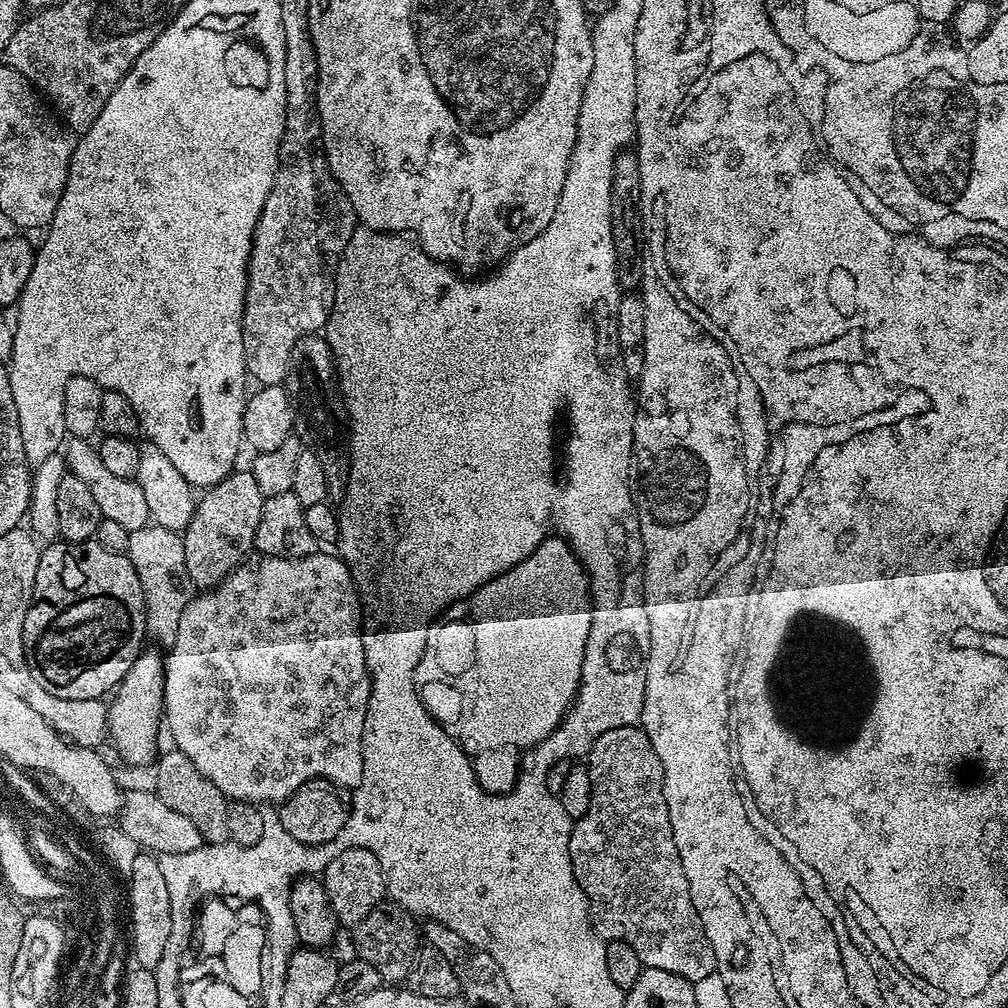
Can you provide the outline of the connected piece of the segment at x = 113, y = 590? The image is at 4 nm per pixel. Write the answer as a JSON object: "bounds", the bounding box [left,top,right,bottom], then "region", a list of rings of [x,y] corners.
{"bounds":[22,539,148,700],"region":[[[95,539],[86,540],[83,544],[52,542],[41,551],[38,574],[34,574],[32,605],[26,610],[26,622],[22,626],[22,642],[26,654],[26,666],[30,666],[30,674],[34,674],[34,678],[38,681],[38,686],[42,686],[42,690],[50,690],[50,694],[54,694],[54,698],[62,698],[63,700],[98,700],[107,697],[119,686],[122,678],[126,678],[130,666],[140,656],[145,647],[144,640],[146,641],[147,630],[148,611],[144,605],[142,582],[127,555],[110,554],[110,550],[106,550],[102,545],[96,543]]]}

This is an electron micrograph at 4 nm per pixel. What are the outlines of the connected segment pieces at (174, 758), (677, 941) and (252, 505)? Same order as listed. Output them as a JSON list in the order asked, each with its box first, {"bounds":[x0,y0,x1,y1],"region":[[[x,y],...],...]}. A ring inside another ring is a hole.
[{"bounds":[154,750,230,845],"region":[[[175,750],[166,752],[154,765],[156,795],[162,798],[162,802],[166,802],[166,806],[170,806],[170,810],[178,810],[178,814],[183,814],[185,818],[190,818],[190,822],[194,822],[194,826],[198,828],[198,834],[202,834],[205,845],[229,843],[226,830],[226,810],[230,803],[228,797],[222,794],[222,790],[218,790],[218,786],[214,786],[214,782],[198,774],[194,762],[190,762],[186,754]]]},{"bounds":[568,726,716,982],"region":[[[639,726],[615,728],[602,734],[601,737],[591,744],[587,752],[586,760],[588,756],[588,761],[586,761],[586,767],[590,774],[590,782],[595,785],[595,796],[592,798],[590,810],[586,810],[586,814],[572,825],[568,853],[570,854],[570,862],[574,870],[574,878],[578,882],[578,886],[582,886],[584,896],[588,899],[592,928],[599,934],[601,940],[605,942],[617,940],[618,942],[626,942],[630,946],[634,946],[634,954],[638,954],[640,963],[644,968],[670,970],[670,974],[678,974],[682,978],[693,982],[713,975],[716,972],[714,950],[706,938],[706,930],[702,930],[702,922],[698,918],[698,910],[694,910],[694,902],[690,898],[690,886],[686,882],[686,870],[682,870],[682,862],[678,858],[678,846],[674,842],[674,834],[670,826],[670,814],[668,813],[666,798],[664,797],[664,771],[658,762],[658,754],[654,754],[654,746],[650,746],[650,738],[645,734],[644,729]]]},{"bounds":[182,470,266,589],"region":[[[251,470],[236,471],[221,475],[224,477],[204,497],[201,495],[197,499],[194,518],[190,518],[190,526],[182,534],[186,574],[193,589],[215,588],[249,559],[248,551],[253,551],[266,497],[258,490],[258,482],[254,482]]]}]

